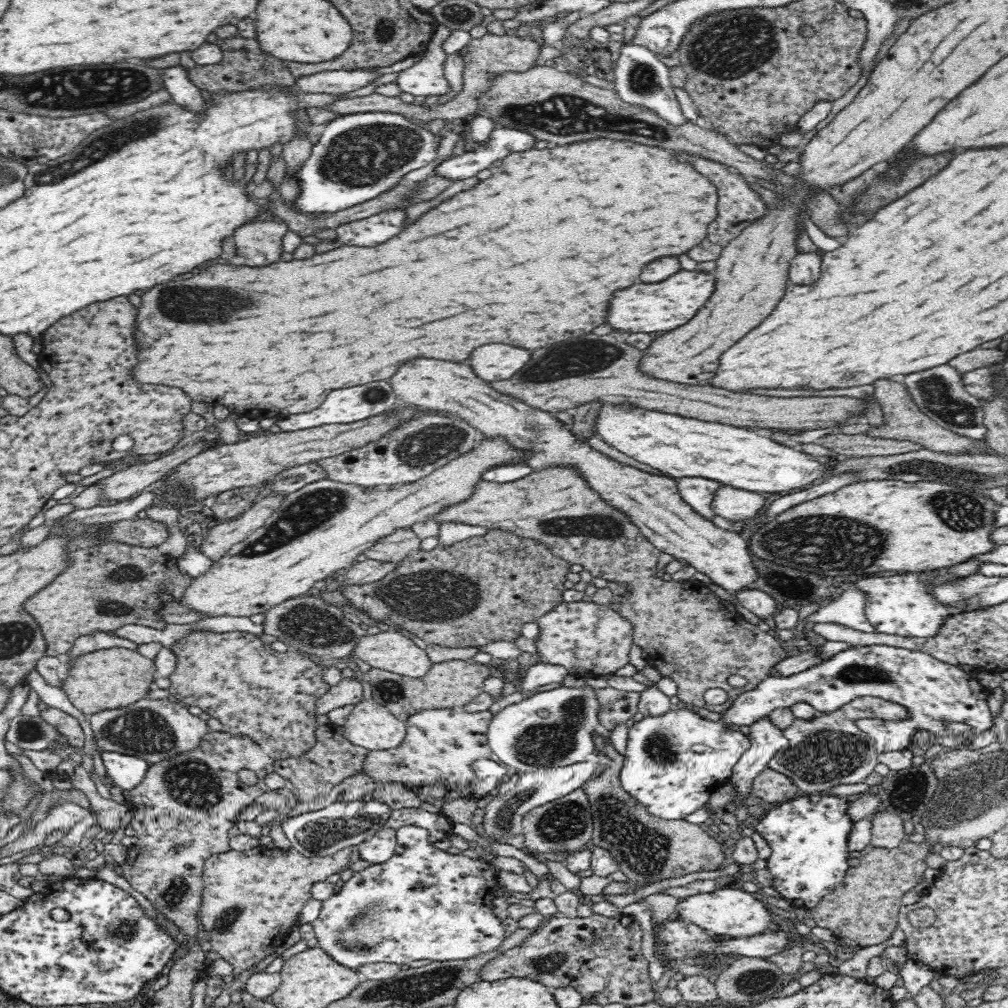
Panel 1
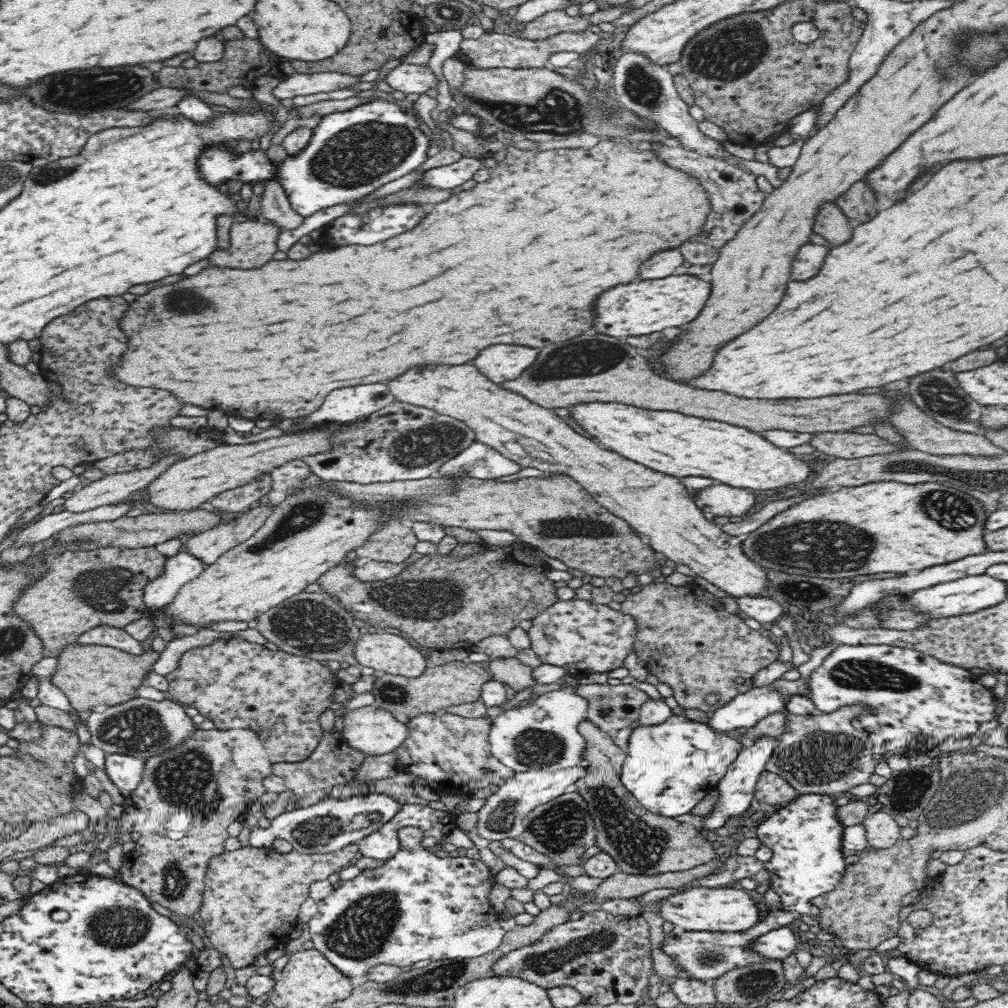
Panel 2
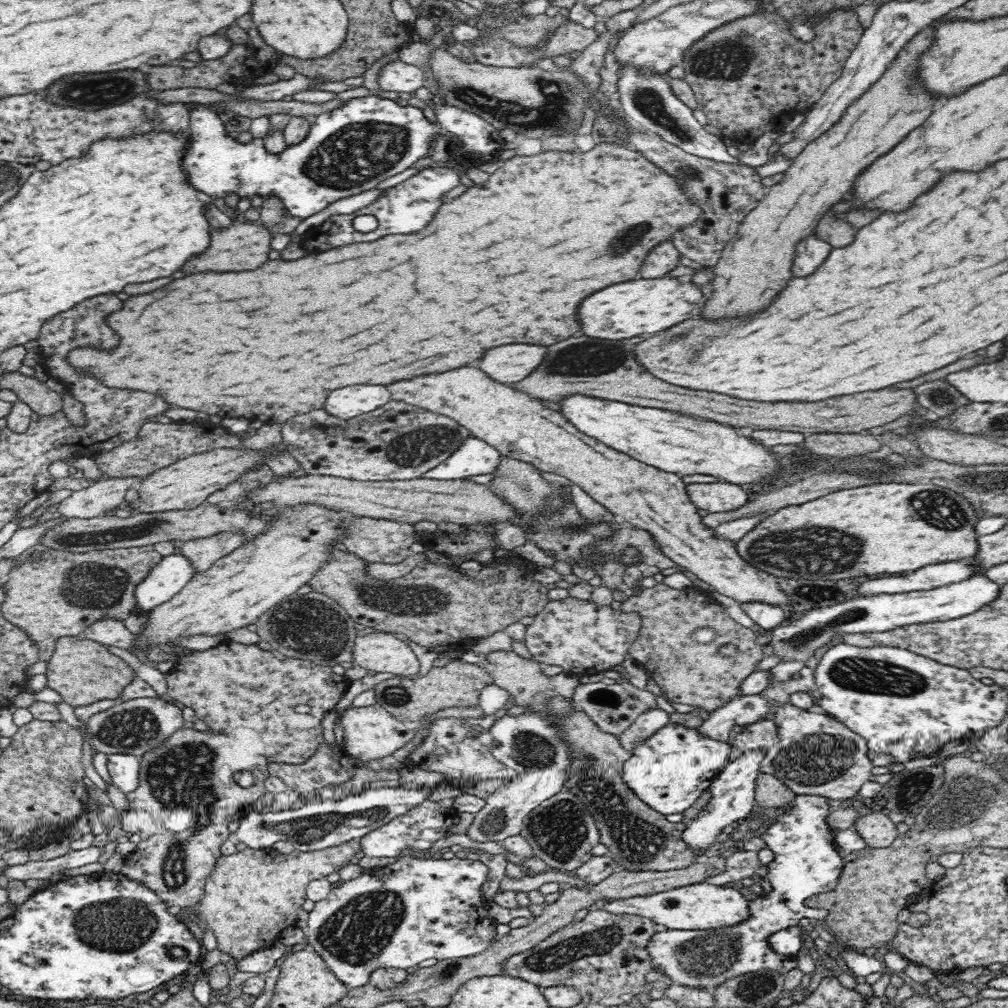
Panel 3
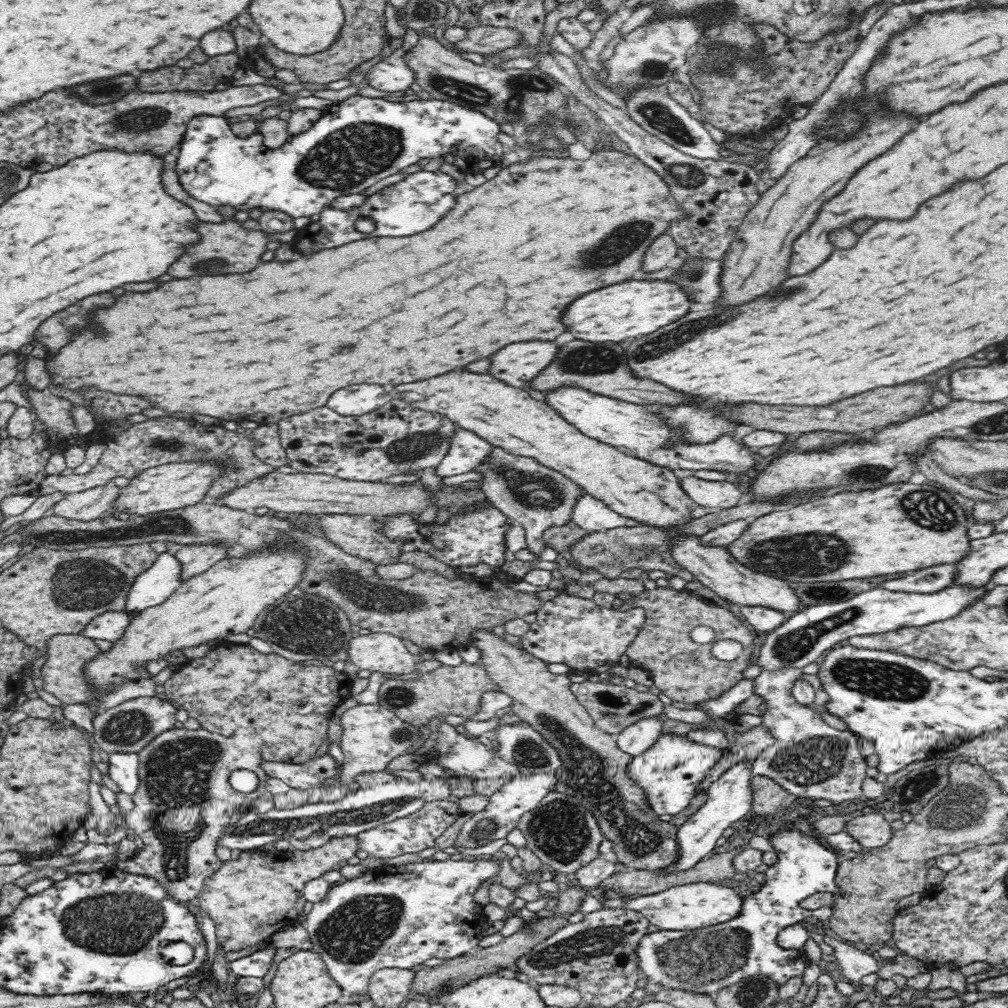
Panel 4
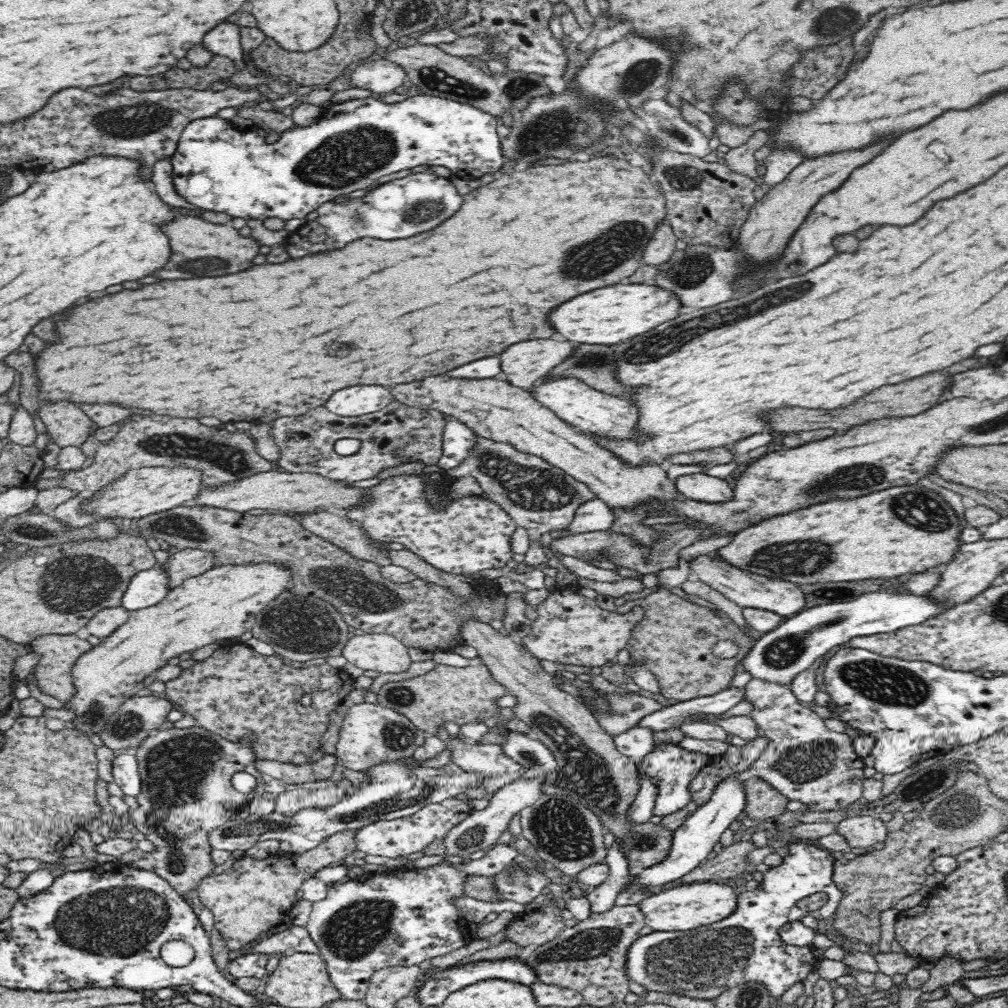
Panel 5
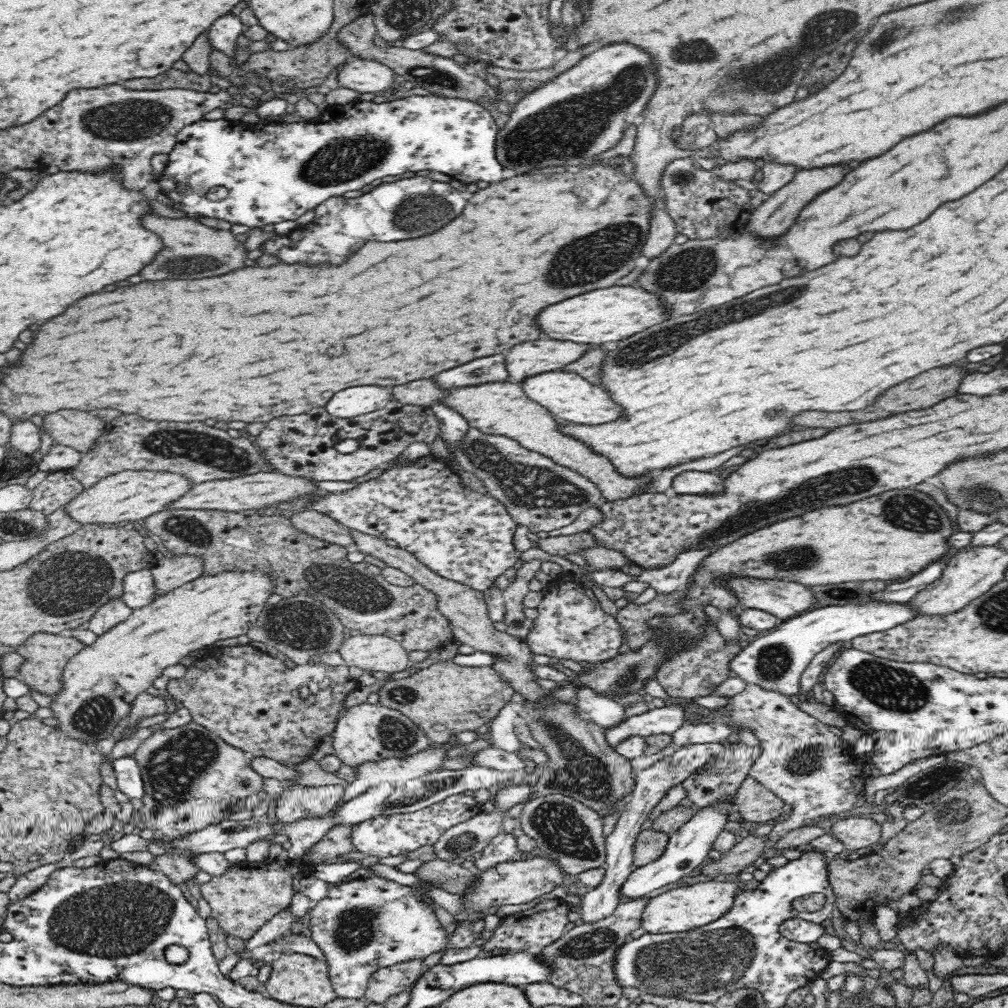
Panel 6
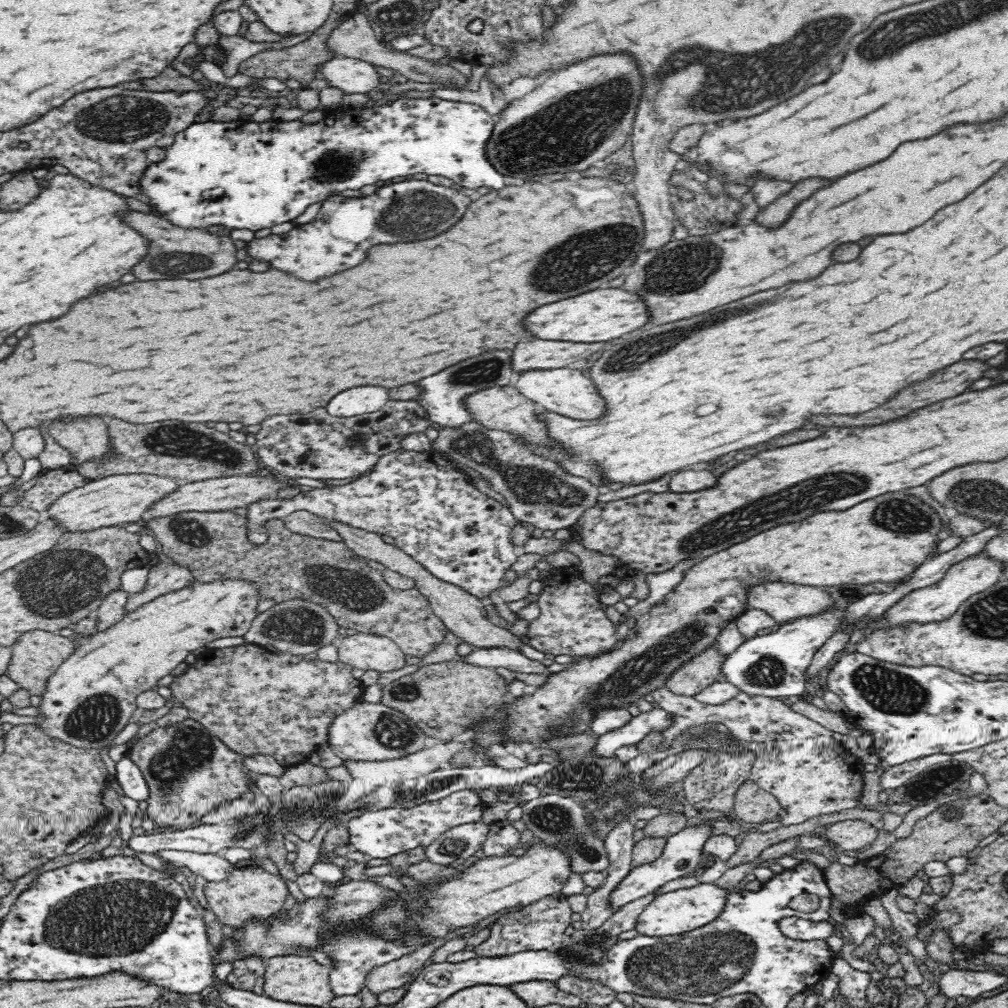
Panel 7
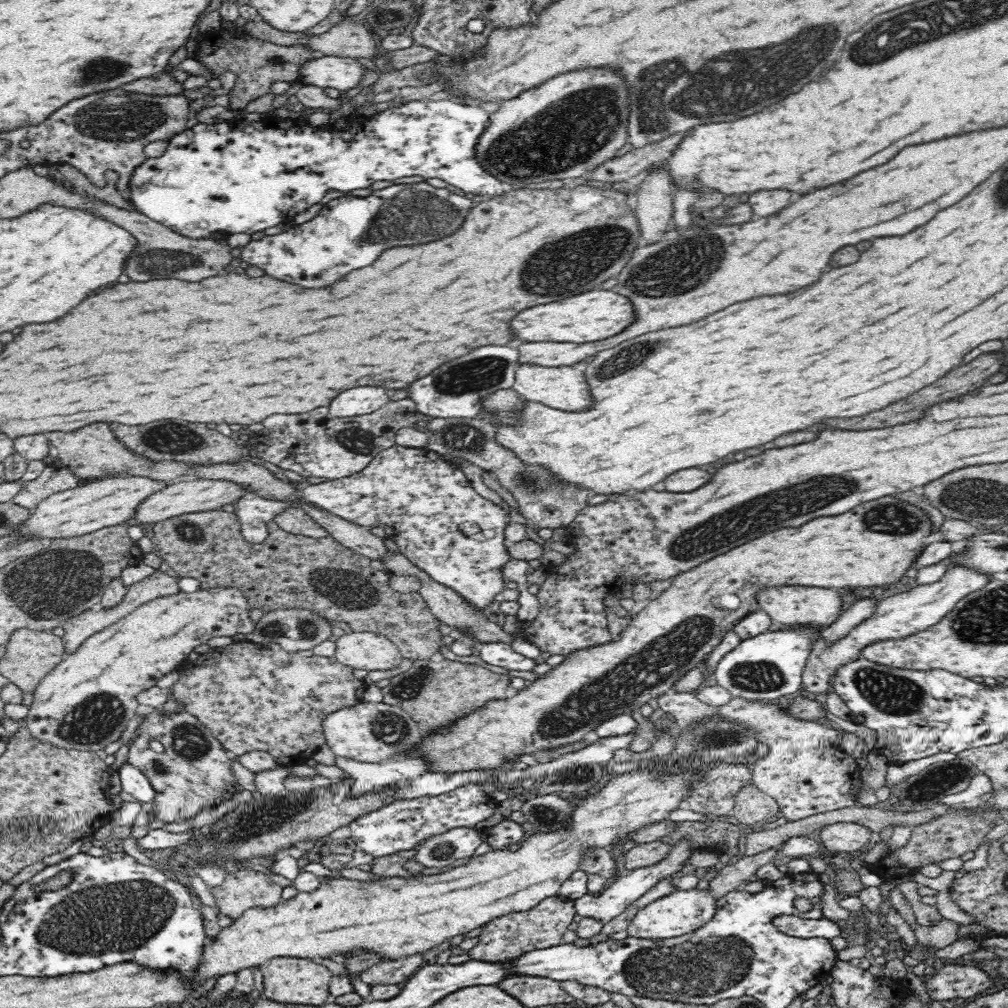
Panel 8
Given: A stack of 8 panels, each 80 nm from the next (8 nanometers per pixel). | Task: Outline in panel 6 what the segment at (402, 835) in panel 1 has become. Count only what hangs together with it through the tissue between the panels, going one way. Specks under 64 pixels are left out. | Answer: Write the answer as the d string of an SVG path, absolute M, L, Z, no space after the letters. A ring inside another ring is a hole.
M503 829L490 841L488 846L482 850L482 855L475 861L475 867L478 870L486 870L498 862L515 860L520 853L518 850L517 838L511 833L507 834ZM384 877L352 879L331 886L328 896L317 902L316 908L309 912L311 939L325 954L332 988L340 998L364 998L372 972L410 960L425 959L448 944L450 936L446 936L432 908L420 902L418 891L428 896L428 890L402 886Z

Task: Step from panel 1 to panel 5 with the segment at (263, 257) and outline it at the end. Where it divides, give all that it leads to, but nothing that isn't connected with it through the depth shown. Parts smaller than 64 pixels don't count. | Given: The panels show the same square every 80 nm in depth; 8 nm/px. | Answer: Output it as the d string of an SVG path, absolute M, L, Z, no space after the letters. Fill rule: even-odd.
M178 218L162 226L165 236L170 240L172 258L168 264L154 272L154 278L162 280L176 280L176 278L204 278L204 276L218 276L218 274L234 274L252 266L252 258L258 254L258 244L252 238L240 236L232 224L218 225L198 220L198 218ZM192 258L192 260L182 260ZM174 266L174 268L172 268Z

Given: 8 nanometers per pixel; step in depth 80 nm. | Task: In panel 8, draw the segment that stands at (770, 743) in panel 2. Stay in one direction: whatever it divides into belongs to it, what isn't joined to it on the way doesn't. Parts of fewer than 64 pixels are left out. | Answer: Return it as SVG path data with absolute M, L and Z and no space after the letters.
M687 840L678 841L663 861L649 867L629 871L621 877L616 876L602 892L594 895L588 892L584 896L573 900L575 912L582 916L582 918L596 919L598 923L602 923L602 926L604 926L610 919L615 919L616 916L622 914L642 894L646 894L648 889L652 888L660 878L673 876L674 872L682 870L682 866L686 864L686 860L690 858L690 854L692 853L690 851L690 843Z

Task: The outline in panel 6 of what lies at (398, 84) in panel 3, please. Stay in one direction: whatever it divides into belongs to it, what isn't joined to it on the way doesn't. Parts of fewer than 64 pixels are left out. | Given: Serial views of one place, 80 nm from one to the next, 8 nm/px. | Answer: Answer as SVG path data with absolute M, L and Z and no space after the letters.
M352 58L338 64L337 82L339 86L354 90L360 94L364 92L388 92L394 82L396 73L374 60Z

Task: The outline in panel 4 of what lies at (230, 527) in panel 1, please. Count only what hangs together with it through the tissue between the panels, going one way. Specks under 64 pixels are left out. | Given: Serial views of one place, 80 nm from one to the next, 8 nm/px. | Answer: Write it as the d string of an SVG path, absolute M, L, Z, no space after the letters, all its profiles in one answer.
M182 545L182 548L174 554L182 567L180 581L184 582L206 572L226 556L224 545Z

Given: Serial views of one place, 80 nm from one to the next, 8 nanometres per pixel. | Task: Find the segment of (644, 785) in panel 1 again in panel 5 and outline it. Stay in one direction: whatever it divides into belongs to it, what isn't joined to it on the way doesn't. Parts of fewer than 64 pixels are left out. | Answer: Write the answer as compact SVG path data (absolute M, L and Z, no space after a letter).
M662 744L646 757L638 761L637 768L639 774L647 774L653 778L657 786L656 804L653 810L654 816L664 817L672 812L684 808L691 800L691 792L688 789L690 780L701 772L701 769L709 762L709 756L704 754L691 754L683 750L676 744Z

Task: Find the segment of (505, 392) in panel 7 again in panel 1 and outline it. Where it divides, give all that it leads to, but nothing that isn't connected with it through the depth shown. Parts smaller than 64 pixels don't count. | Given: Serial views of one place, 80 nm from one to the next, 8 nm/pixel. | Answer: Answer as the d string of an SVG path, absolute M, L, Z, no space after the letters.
M428 358L410 360L390 378L390 384L400 404L466 421L480 430L484 439L504 439L522 453L522 464L534 470L572 467L588 487L600 495L600 499L624 513L660 552L692 565L724 590L737 593L755 588L758 571L754 568L746 540L740 533L722 529L698 514L682 498L678 480L619 462L594 449L587 441L576 438L553 413L498 392L489 381L478 378L468 364Z

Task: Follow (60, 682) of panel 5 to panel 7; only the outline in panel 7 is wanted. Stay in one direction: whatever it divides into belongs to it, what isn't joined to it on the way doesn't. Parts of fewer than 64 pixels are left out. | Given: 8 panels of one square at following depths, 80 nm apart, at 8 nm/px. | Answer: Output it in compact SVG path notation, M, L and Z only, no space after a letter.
M28 630L18 636L18 640L10 646L12 656L6 675L17 683L20 688L26 690L29 695L41 696L47 686L47 681L56 670L77 648L72 638L59 635L57 632L43 630Z

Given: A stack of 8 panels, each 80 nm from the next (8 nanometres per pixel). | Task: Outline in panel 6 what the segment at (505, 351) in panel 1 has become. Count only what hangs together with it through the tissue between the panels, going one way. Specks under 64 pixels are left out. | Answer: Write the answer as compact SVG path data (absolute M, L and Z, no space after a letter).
M532 340L514 346L506 354L506 368L513 382L522 382L525 378L563 369L580 356L589 352L590 346L578 342L556 342L556 340Z

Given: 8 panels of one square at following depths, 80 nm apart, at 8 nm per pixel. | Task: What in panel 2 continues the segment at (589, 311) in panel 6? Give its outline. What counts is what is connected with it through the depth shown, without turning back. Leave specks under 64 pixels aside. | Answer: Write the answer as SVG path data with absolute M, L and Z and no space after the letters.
M683 272L658 280L630 282L602 292L594 302L594 330L612 338L627 338L661 332L670 326L682 327L705 307L711 283Z

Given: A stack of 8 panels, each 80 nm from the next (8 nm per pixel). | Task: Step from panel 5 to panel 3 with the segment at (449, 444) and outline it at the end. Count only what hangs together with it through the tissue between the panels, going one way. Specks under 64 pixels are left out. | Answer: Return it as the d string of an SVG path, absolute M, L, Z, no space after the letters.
M474 435L462 440L452 456L437 467L428 470L420 478L428 480L457 480L478 474L492 475L500 464L498 450Z

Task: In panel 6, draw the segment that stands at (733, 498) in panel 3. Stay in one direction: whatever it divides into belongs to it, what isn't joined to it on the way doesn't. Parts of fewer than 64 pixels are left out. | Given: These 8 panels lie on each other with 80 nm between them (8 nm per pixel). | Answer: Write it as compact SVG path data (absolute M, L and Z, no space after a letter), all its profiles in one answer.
M696 464L688 472L678 474L671 486L677 494L720 494L724 490L722 478L712 472L700 472Z

